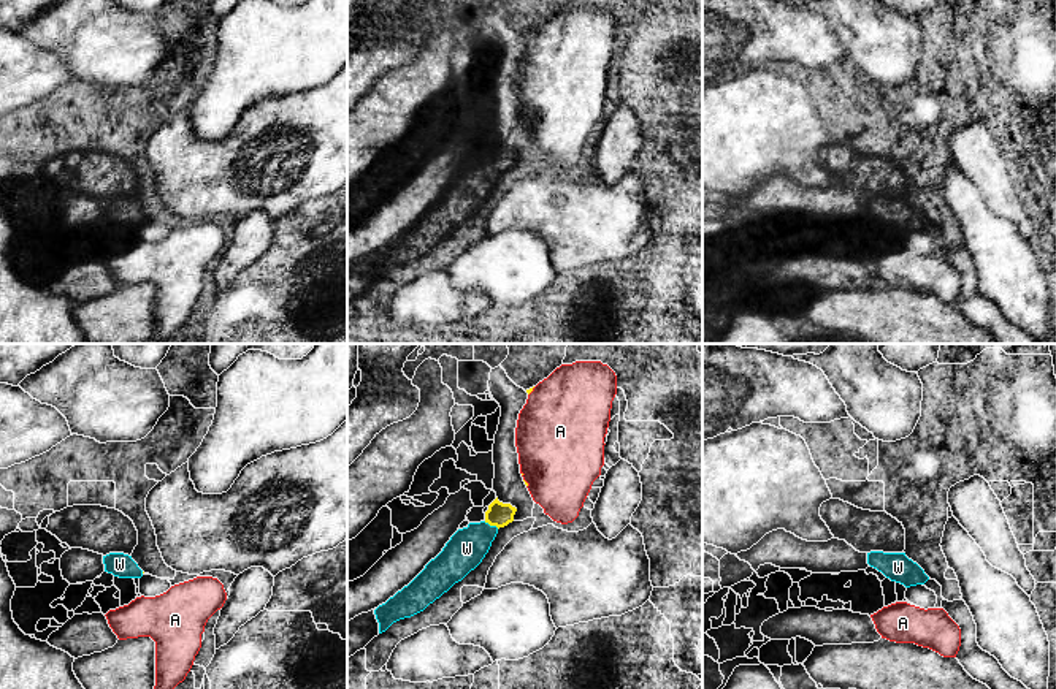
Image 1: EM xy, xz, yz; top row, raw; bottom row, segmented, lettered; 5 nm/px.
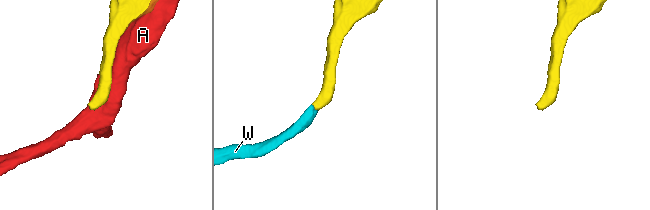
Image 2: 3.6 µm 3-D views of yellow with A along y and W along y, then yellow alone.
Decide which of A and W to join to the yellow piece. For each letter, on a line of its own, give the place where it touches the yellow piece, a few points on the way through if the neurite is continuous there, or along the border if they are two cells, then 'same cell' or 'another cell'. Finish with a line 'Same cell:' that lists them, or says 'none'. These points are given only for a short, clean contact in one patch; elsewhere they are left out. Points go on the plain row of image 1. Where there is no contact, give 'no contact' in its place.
A: meets yellow in xz at (531, 35); another cell
W: meets yellow in xz at (492, 170); runs through xz (498, 159), (492, 170), (466, 194); same cell
Same cell: W

